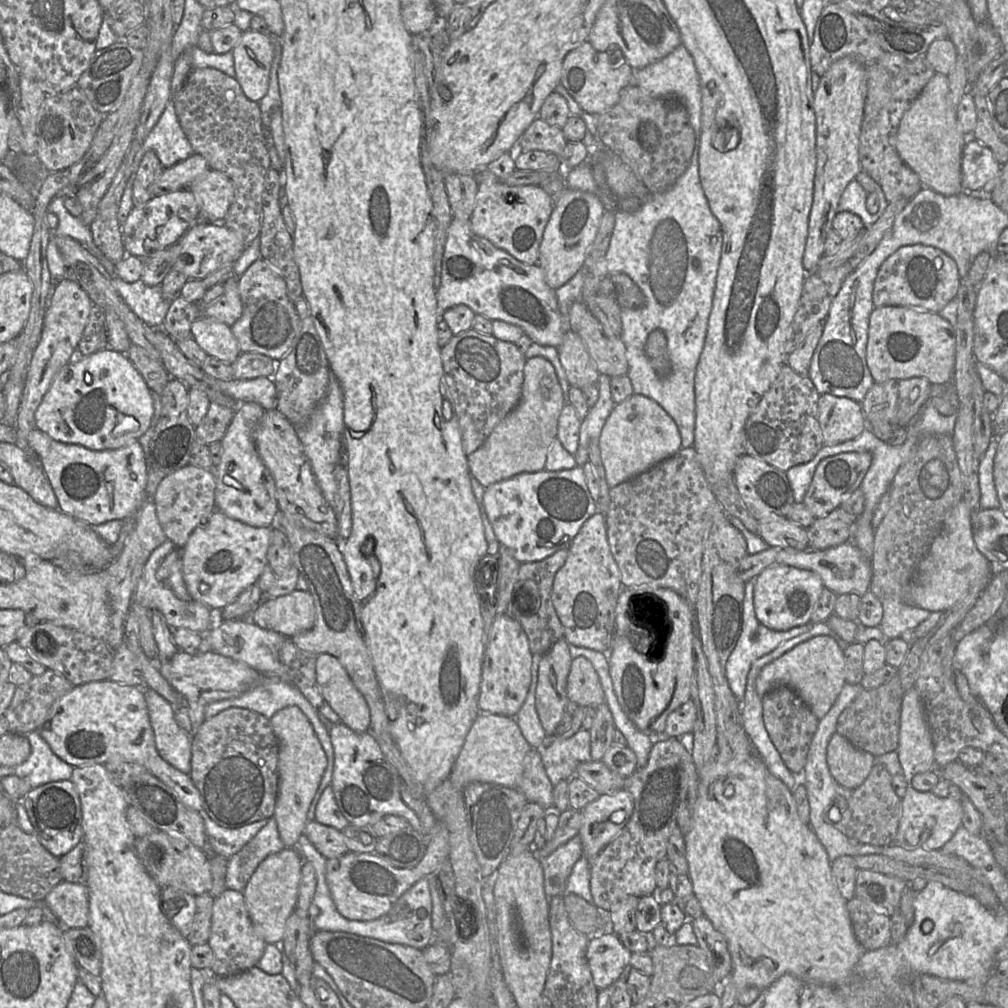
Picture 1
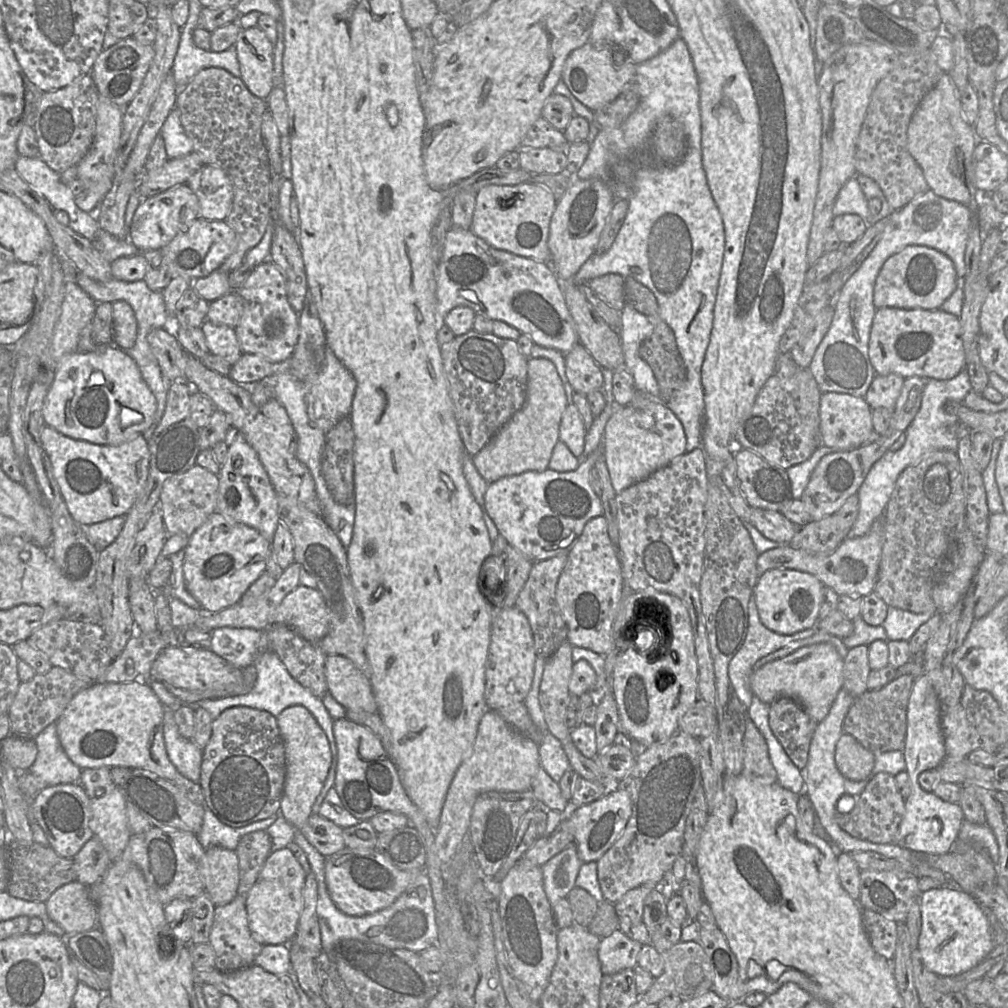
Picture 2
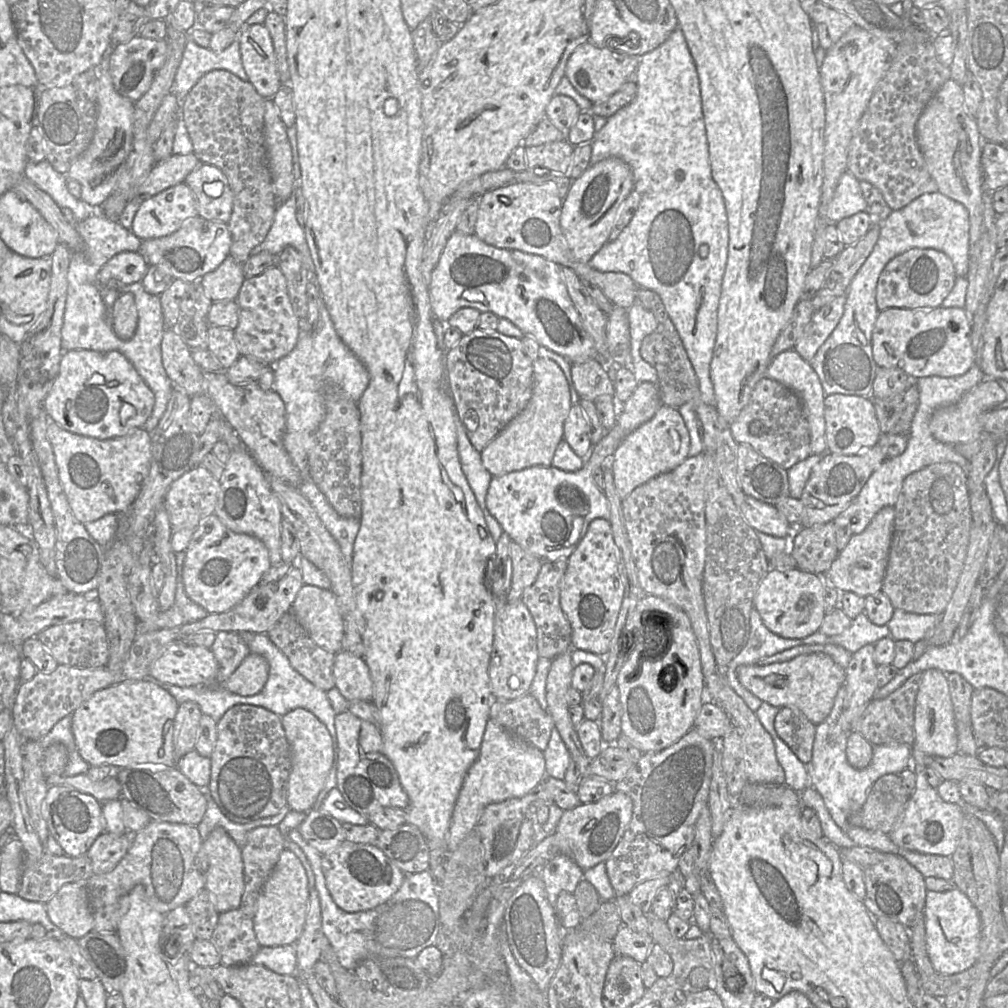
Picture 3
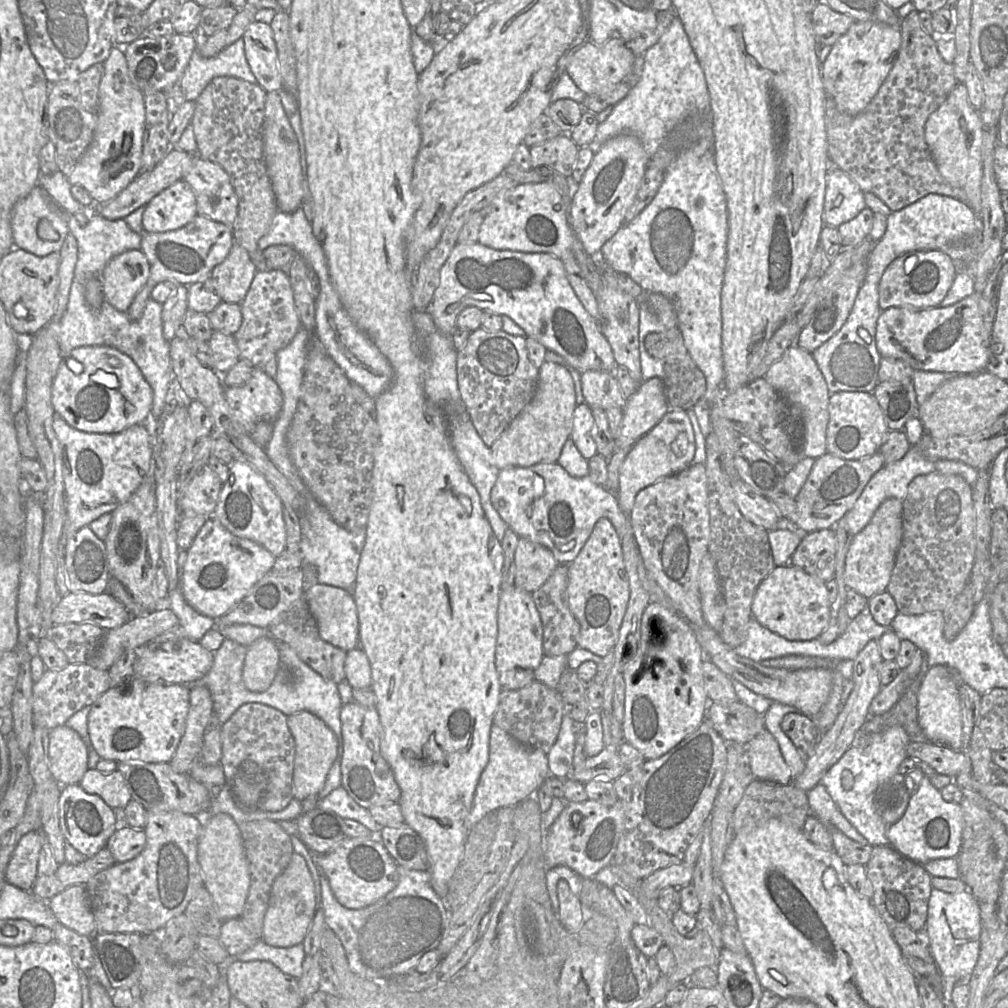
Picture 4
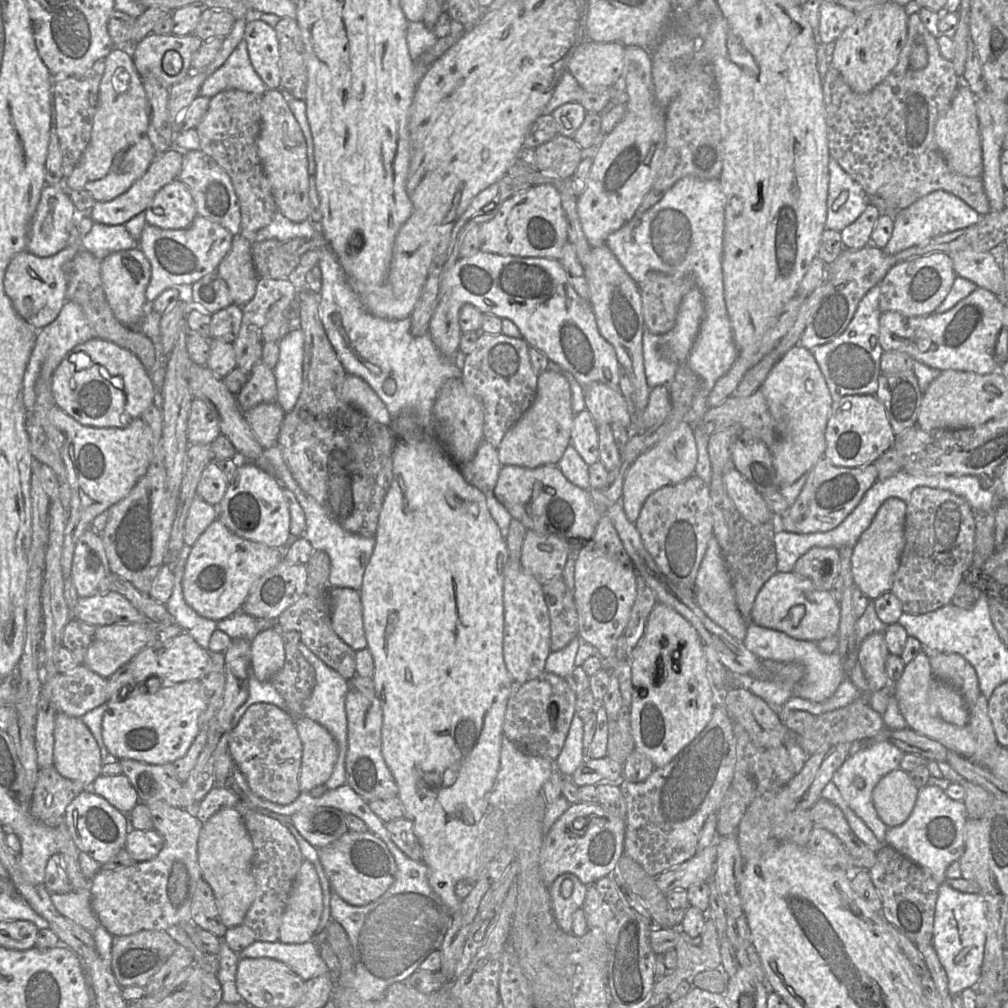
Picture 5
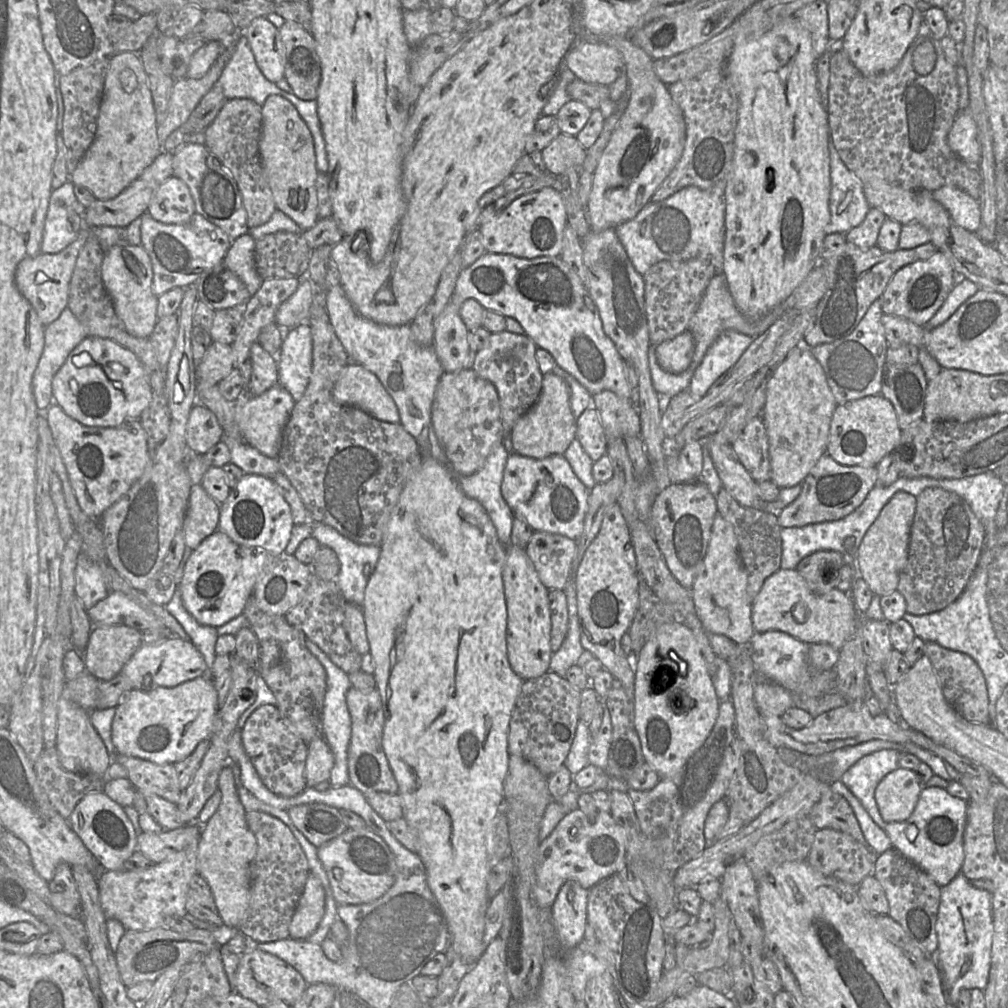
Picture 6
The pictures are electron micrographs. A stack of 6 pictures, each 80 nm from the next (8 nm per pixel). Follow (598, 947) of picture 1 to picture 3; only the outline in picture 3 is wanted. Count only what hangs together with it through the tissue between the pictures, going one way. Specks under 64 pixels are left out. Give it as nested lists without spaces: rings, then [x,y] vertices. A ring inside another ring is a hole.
[[[621,926],[612,941],[615,955],[629,956],[641,964],[646,962],[654,945],[650,933],[635,932],[627,926]]]

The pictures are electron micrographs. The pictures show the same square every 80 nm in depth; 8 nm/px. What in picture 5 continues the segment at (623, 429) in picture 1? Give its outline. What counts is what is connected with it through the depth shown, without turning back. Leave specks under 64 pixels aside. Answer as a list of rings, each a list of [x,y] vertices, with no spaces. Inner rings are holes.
[[[685,420],[652,447],[640,454],[631,464],[624,478],[621,505],[628,519],[635,523],[645,500],[656,490],[682,482],[695,474],[698,459],[693,427]]]

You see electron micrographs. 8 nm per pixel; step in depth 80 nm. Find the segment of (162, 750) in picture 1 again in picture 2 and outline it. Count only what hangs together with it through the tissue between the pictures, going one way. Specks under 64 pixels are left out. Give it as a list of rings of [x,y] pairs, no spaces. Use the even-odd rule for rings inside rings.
[[[172,708],[164,709],[163,733],[170,761],[183,776],[199,783],[203,751],[193,739],[180,735],[175,721],[175,710]]]

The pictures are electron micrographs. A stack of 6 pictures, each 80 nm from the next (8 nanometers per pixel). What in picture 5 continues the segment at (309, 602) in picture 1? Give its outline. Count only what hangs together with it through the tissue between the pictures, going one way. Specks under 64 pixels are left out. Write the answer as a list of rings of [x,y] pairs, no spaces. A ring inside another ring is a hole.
[[[331,587],[326,589],[326,595],[335,633],[354,651],[366,649],[359,592],[350,588]]]

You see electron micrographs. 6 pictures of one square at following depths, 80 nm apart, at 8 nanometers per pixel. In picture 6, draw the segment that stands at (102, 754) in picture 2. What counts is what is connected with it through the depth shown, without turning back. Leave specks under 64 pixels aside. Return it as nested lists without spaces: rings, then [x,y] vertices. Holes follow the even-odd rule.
[[[210,670],[174,687],[132,689],[124,694],[112,722],[112,742],[117,753],[171,764],[184,760],[200,741],[209,740],[219,709]]]

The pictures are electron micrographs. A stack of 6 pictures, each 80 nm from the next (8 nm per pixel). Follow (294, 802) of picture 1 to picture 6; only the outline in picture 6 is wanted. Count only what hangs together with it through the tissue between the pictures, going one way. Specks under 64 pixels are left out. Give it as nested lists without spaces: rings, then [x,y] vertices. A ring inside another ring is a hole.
[[[317,738],[308,743],[305,765],[307,787],[329,780],[334,766],[334,754],[324,738]]]

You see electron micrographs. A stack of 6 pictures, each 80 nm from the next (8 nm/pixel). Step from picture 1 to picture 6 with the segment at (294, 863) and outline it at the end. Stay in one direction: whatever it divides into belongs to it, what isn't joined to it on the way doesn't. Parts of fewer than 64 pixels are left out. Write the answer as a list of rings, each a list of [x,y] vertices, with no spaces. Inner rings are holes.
[[[310,872],[289,926],[289,938],[306,940],[316,931],[325,913],[325,891],[320,879]]]

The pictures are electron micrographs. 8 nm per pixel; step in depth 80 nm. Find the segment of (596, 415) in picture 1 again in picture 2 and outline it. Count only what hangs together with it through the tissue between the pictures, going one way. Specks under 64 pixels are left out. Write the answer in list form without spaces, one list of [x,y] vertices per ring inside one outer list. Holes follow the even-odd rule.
[[[602,368],[604,378],[602,392],[606,400],[606,406],[599,416],[595,417],[592,425],[586,431],[585,444],[582,457],[587,457],[597,449],[601,449],[605,425],[617,406],[612,395],[612,377],[614,371]]]

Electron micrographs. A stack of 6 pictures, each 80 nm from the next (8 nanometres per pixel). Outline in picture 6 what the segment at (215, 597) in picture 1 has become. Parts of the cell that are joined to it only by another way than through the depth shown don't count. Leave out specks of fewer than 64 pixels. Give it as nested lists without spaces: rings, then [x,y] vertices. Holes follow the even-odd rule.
[[[221,530],[193,550],[184,570],[181,594],[185,609],[203,625],[219,627],[240,614],[265,569],[277,557],[260,547],[234,542]]]

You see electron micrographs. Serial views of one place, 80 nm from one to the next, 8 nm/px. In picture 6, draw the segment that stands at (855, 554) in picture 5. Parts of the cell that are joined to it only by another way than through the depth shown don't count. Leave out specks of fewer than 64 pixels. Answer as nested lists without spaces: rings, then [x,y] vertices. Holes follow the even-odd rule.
[[[906,492],[893,495],[866,532],[855,557],[857,576],[865,580],[874,595],[884,596],[897,589],[899,575],[908,560],[910,531],[916,510],[916,497]]]

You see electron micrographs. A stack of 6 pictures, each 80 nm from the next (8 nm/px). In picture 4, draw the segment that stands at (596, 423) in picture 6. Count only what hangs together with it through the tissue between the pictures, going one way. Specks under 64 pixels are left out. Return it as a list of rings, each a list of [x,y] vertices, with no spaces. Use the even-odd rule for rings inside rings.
[[[586,403],[574,409],[570,439],[585,459],[588,460],[598,454],[594,439],[594,418],[591,408]]]

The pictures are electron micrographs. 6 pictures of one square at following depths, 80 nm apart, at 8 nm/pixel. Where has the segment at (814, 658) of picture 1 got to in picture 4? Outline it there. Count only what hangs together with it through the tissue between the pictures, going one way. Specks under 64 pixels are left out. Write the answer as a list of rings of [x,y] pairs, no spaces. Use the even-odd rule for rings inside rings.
[[[708,625],[694,628],[694,633],[707,658],[728,677],[737,679],[756,694],[767,697],[774,702],[794,706],[800,713],[808,717],[818,715],[828,700],[832,688],[833,674],[831,670],[825,668],[787,670],[768,667],[738,655],[734,648],[722,640],[719,632]]]

